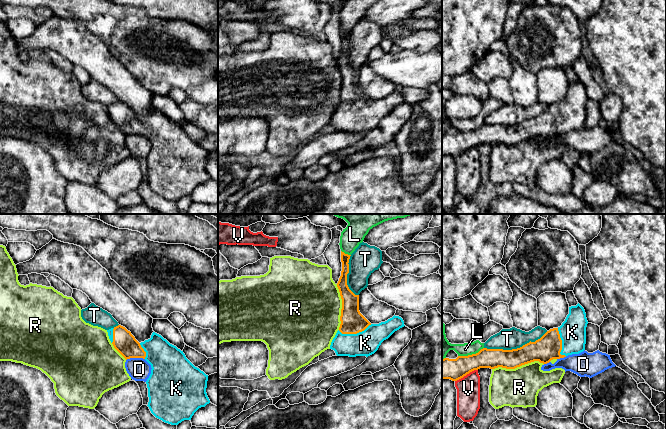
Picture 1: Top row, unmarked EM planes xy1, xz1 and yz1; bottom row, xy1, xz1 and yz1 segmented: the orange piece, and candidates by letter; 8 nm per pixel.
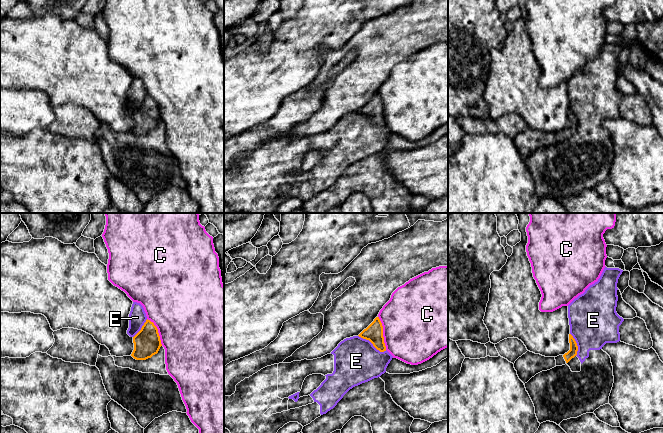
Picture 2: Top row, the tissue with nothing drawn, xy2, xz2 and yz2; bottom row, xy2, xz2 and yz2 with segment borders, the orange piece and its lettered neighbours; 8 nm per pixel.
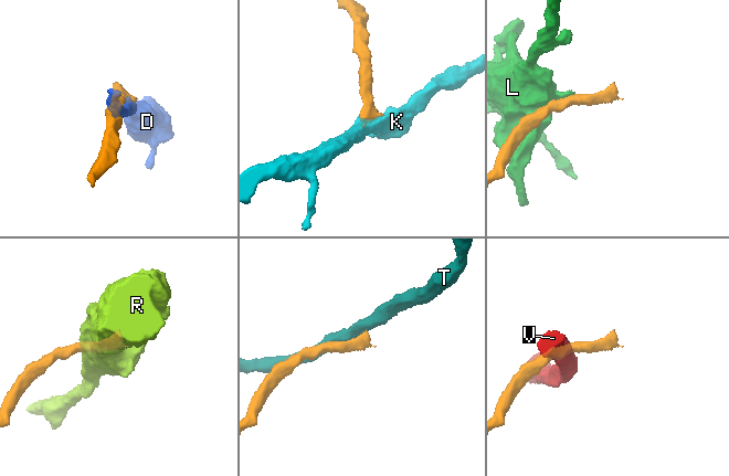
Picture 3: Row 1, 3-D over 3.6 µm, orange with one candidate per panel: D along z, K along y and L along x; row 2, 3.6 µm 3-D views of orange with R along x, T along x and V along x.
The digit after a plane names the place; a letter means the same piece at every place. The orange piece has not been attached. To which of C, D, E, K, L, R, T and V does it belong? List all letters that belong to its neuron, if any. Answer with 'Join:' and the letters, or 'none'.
Join: K

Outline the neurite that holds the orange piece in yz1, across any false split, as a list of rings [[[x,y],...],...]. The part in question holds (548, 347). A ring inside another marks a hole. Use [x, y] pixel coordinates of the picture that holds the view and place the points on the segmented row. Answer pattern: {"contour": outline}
{"contour": [[[578,303],[576,306],[569,307],[569,314],[560,327],[550,329],[535,342],[530,341],[522,347],[512,350],[483,348],[476,354],[458,356],[456,359],[442,359],[442,380],[450,379],[452,381],[457,381],[470,372],[480,368],[495,369],[502,367],[506,369],[515,369],[534,361],[547,364],[553,359],[579,354],[585,350],[587,324],[588,321],[585,310]]]}

